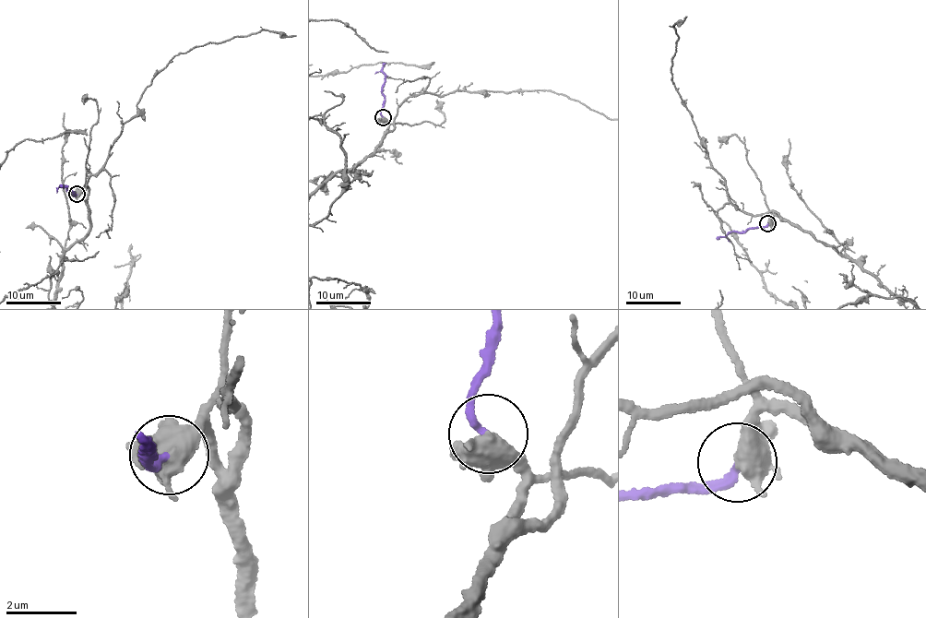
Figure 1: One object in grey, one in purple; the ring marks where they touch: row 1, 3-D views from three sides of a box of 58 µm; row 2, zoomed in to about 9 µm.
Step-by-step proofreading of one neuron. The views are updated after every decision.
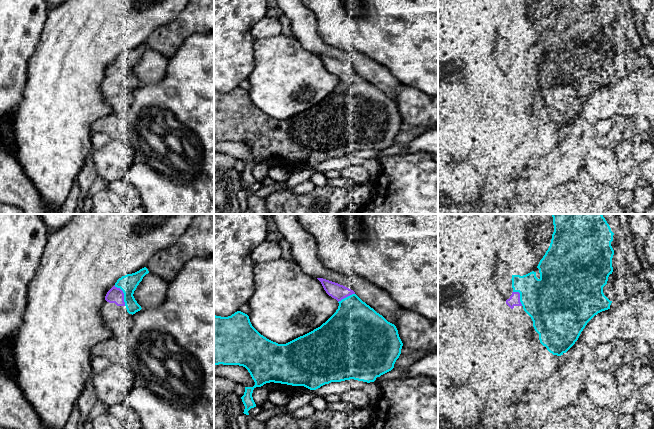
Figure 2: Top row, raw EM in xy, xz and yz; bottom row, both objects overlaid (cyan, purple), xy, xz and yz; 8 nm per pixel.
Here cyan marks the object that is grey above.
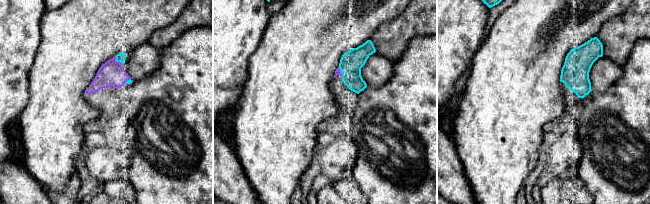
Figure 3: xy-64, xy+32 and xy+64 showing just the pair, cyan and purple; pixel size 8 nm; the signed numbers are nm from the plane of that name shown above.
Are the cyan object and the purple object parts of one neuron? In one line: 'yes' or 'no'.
yes

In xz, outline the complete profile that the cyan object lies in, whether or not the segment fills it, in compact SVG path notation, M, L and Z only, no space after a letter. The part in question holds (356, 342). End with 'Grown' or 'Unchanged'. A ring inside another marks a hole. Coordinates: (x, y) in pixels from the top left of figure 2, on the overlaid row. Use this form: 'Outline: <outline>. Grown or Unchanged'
Outline: M323 278L317 279L326 293L338 301L338 309L320 327L286 344L278 344L261 335L252 326L249 316L241 311L228 317L214 315L214 365L243 366L255 382L253 387L245 387L241 397L244 414L249 415L248 411L256 407L253 390L266 383L316 390L331 382L350 379L374 382L394 368L403 346L396 326L363 302L353 290Z. Grown

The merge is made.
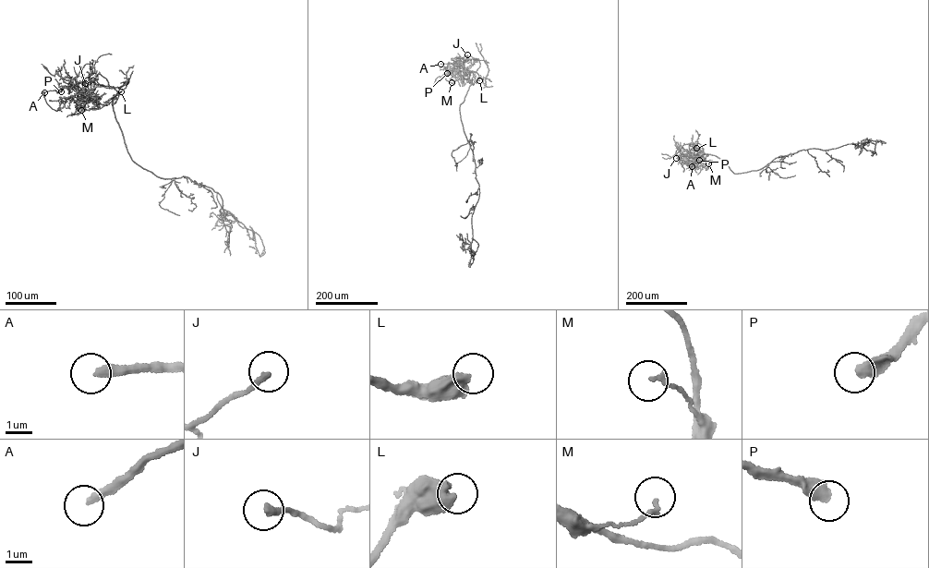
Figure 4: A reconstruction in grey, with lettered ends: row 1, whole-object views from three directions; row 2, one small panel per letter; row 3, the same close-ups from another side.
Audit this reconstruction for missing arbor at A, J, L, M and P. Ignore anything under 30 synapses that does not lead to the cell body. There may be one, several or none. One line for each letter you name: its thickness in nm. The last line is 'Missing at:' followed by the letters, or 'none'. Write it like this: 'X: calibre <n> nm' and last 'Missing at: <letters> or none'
A: calibre 300 nm
P: calibre 440 nm
Missing at: A, P

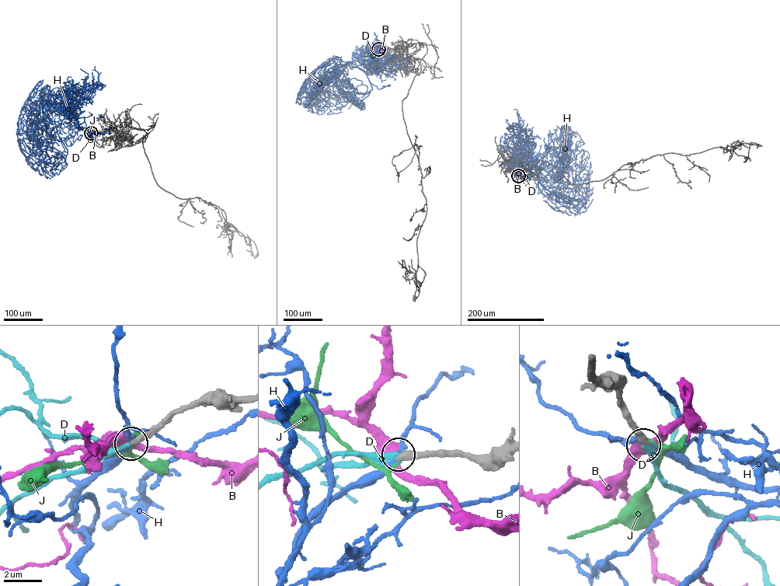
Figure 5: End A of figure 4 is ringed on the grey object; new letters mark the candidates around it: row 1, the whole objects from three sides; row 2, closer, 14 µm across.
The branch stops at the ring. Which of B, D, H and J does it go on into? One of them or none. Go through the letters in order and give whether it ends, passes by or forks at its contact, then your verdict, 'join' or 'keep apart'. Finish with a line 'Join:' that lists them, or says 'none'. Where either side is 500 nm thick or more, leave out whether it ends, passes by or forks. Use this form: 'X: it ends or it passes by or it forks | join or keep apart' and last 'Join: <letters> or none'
B: it passes by | keep apart
D: it ends | join
H: it passes by | keep apart
J: it ends | keep apart
Join: D

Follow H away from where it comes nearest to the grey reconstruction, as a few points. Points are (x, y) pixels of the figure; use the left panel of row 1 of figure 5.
H: (91, 133), (90, 136), (87, 130), (79, 127), (72, 113), (74, 112), (59, 116), (47, 108)

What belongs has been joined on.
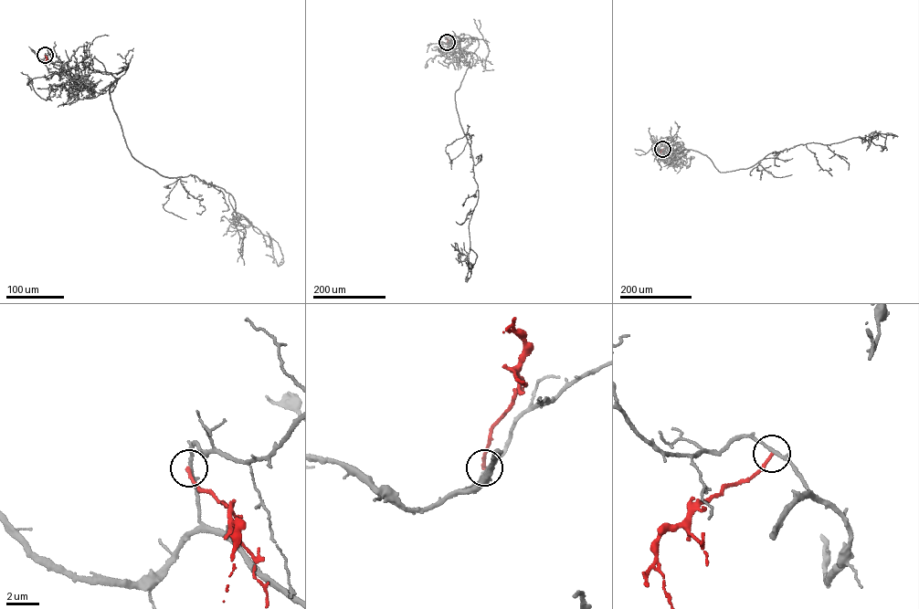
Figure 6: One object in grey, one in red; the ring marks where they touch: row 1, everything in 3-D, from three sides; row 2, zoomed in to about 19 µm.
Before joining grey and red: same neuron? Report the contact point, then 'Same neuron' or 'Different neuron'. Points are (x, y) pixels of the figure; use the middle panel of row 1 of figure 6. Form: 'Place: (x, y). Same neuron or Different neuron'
Place: (447, 42). Different neuron

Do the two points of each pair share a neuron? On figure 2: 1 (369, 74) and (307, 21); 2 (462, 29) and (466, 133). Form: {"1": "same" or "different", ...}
{"1": "same", "2": "same"}

